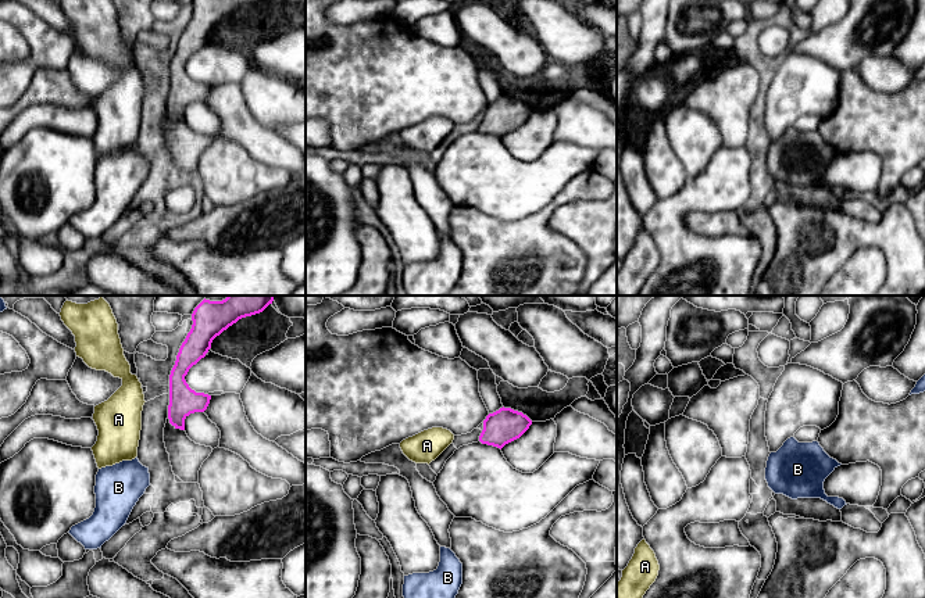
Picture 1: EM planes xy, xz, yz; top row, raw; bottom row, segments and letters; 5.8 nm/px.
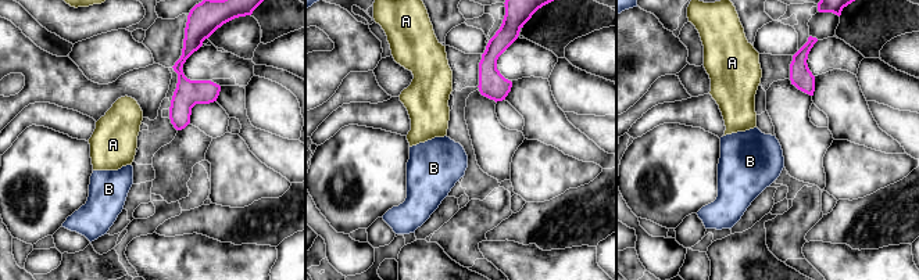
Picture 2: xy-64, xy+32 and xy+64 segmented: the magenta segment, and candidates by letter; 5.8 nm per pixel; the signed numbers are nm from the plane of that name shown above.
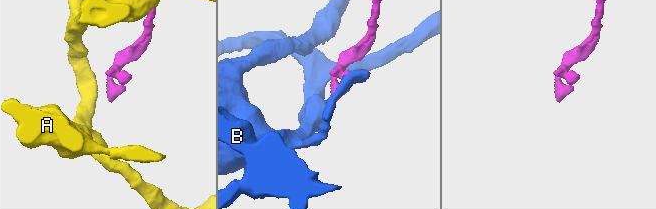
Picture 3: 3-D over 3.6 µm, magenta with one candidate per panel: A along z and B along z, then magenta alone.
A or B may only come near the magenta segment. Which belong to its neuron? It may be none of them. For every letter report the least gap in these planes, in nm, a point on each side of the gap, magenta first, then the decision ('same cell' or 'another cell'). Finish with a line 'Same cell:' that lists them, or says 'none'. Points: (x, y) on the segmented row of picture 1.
A: 140 nm apart; from magenta across xy (168, 405), (145, 401); another cell
B: 280 nm apart; from magenta across xy (170, 422), (136, 457); another cell
Same cell: none

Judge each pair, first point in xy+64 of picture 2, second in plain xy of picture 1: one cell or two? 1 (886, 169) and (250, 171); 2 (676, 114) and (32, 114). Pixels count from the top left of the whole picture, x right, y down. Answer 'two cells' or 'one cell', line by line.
1: one cell
2: one cell

